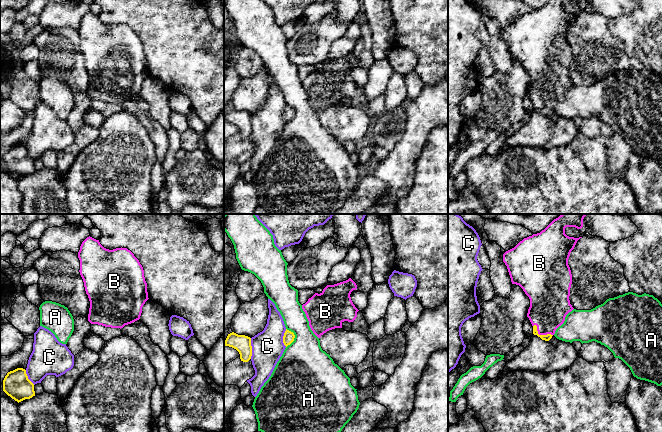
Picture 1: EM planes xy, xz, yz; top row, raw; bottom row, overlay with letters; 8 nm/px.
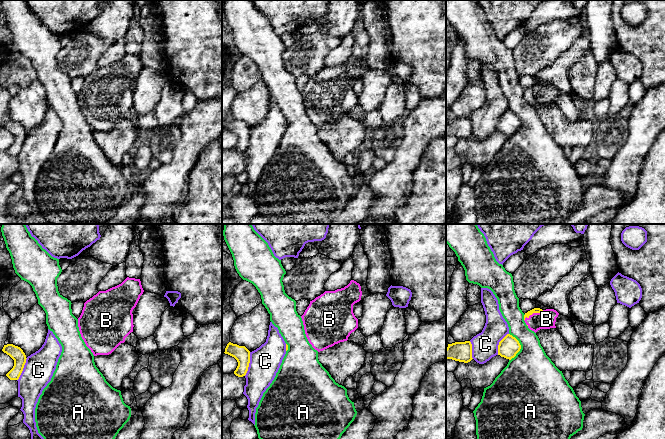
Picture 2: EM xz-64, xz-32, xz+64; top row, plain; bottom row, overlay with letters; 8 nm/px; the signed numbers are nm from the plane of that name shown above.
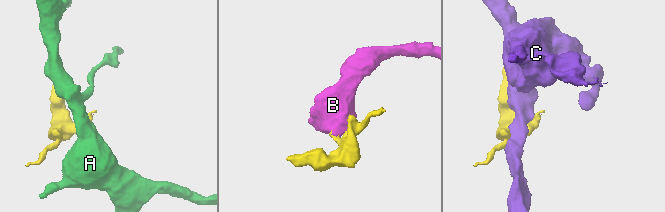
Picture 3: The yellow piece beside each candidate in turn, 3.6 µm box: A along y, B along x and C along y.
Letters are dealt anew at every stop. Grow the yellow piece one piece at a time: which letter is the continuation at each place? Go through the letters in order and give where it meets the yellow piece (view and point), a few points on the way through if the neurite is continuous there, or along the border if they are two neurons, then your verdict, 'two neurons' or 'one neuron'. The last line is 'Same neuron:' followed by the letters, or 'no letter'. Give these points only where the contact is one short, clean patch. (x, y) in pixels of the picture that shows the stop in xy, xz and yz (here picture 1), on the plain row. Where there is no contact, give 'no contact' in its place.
A: meets yellow in xz at (294, 113); border along xz (286, 104), (294, 111), (294, 115), (286, 123); two neurons
B: meets yellow in yz at (540, 111); runs through yz (547, 113), (540, 111), (544, 107), (549, 82); one neuron
C: meets yellow in xz at (251, 124); two neurons
Same neuron: B

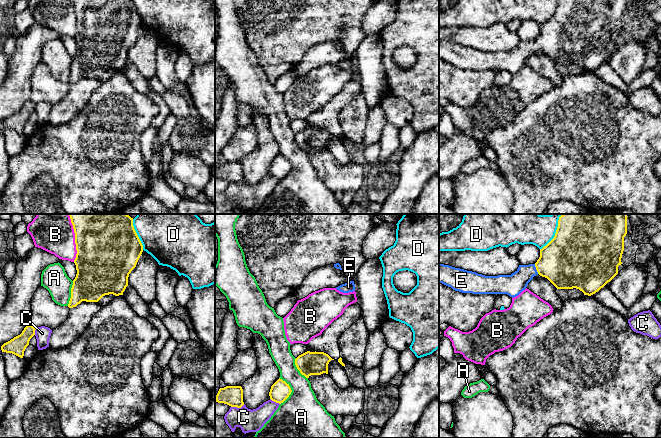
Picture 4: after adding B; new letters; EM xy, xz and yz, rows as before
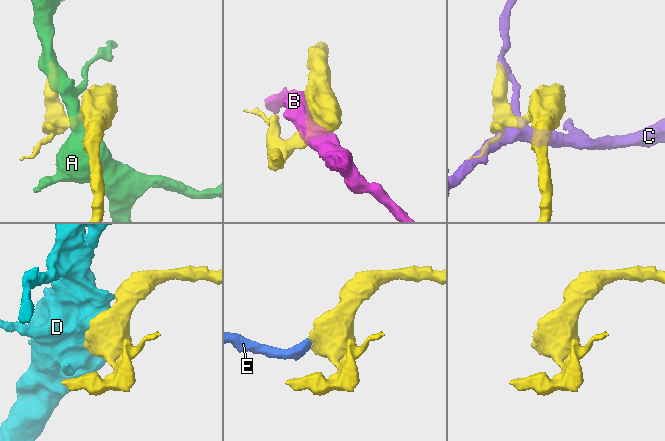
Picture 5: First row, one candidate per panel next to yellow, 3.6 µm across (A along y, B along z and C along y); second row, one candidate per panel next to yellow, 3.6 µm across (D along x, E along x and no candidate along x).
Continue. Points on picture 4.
A: meets yellow in xz at (291, 166); border along xz (279, 153), (291, 166), (291, 169), (280, 180); two neurons
B: meets yellow in xy at (75, 19); two neurons
C: meets yellow in xz at (237, 183); two neurons
D: meets yellow in yz at (554, 13); two neurons
E: meets yellow in yz at (536, 45); runs through yz (566, 37), (559, 37), (536, 45), (526, 48), (512, 61); one neuron
Same neuron: E

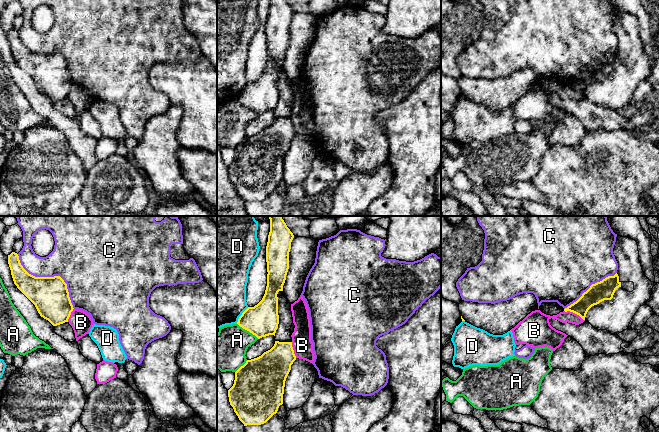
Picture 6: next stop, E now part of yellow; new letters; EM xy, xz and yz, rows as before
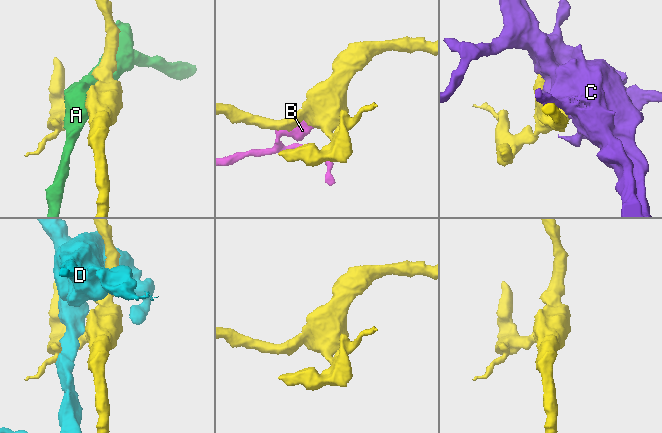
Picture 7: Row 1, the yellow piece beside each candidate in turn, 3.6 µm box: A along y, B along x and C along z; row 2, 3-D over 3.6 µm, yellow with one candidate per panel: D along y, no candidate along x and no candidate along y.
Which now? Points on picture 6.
A: meets yellow in xz at (248, 106); two neurons
B: meets yellow in yz at (574, 88); border along yz (564, 86), (574, 88), (584, 96); two neurons
C: meets yellow in xy at (51, 53); two neurons
D: meets yellow in xz at (241, 91); two neurons
Same neuron: no letter

